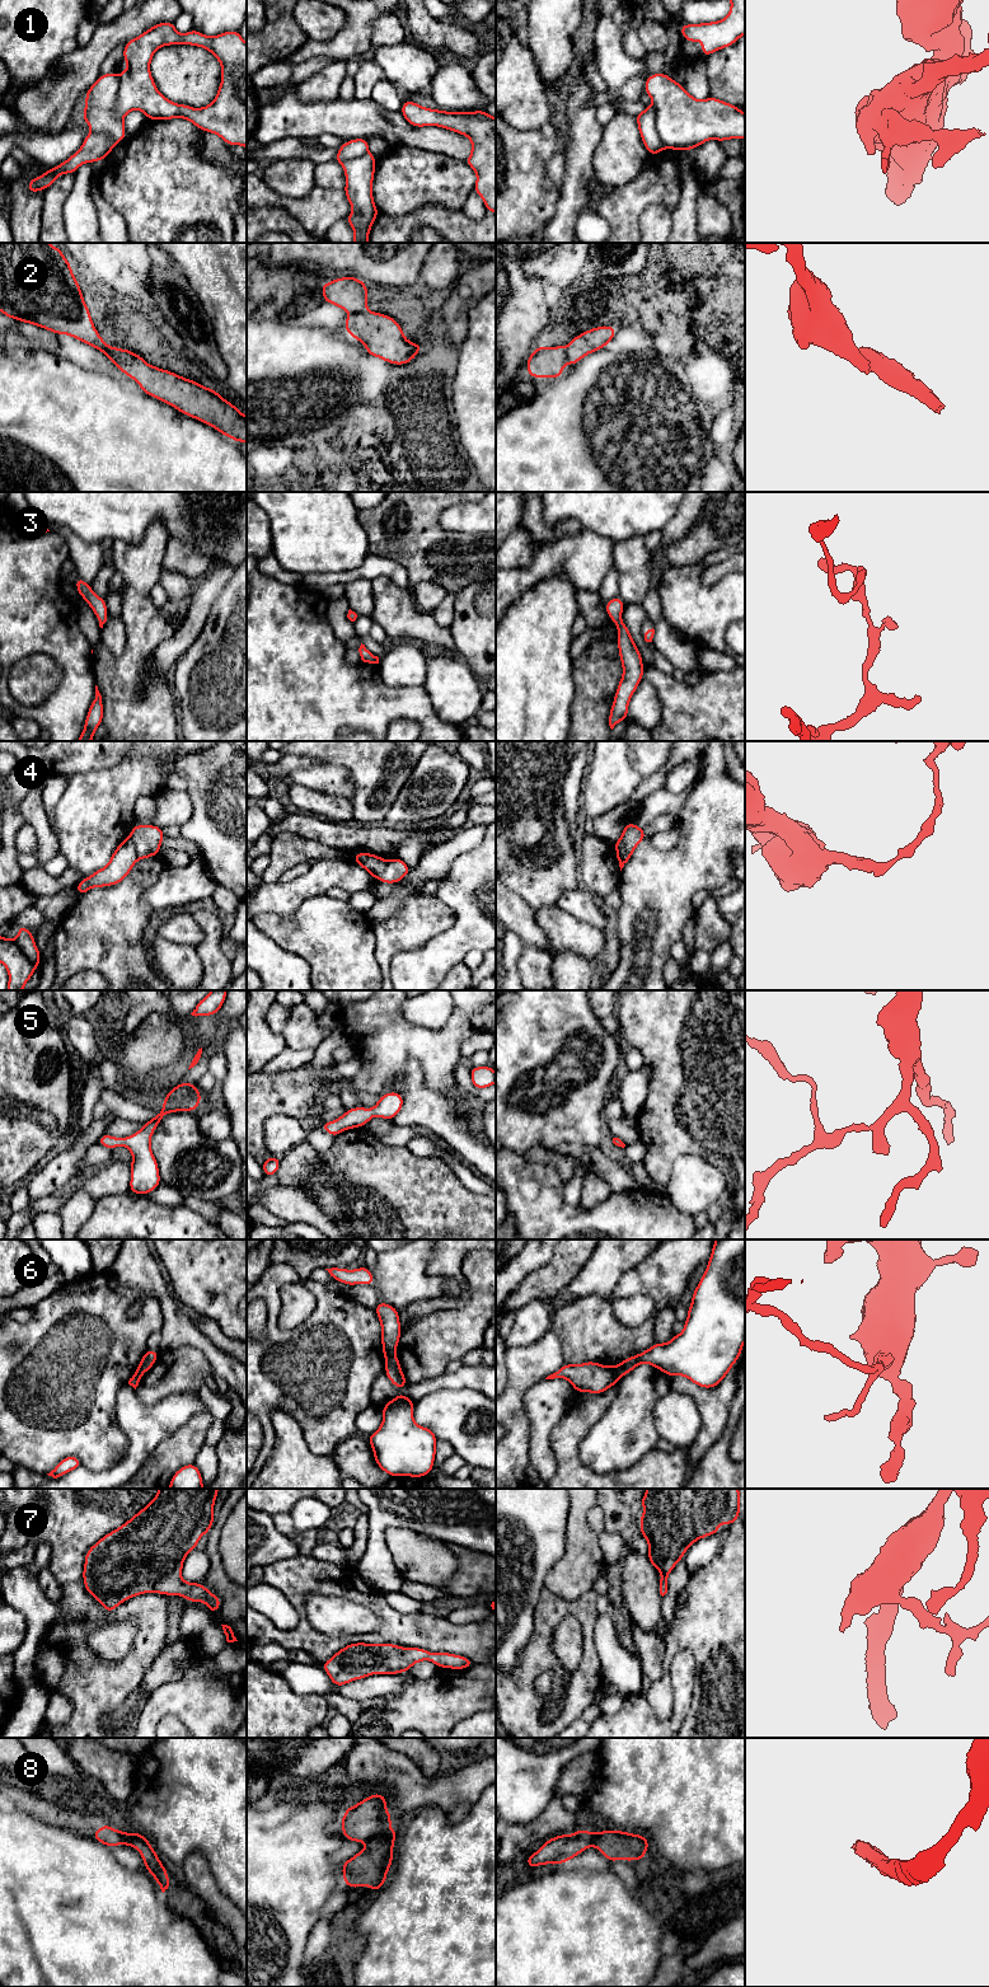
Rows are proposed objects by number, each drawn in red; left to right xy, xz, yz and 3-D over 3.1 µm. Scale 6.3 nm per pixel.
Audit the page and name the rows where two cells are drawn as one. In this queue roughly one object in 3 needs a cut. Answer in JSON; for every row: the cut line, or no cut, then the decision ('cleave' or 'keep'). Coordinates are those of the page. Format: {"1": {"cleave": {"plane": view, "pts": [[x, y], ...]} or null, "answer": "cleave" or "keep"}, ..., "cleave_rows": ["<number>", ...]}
{"1": {"cleave": {"plane": "yz", "pts": [[654, 103], [655, 129], [665, 146]]}, "answer": "cleave"}, "2": {"cleave": {"plane": "xy", "pts": [[109, 347], [113, 362]]}, "answer": "cleave"}, "3": {"cleave": null, "answer": "keep"}, "4": {"cleave": {"plane": "xy", "pts": [[129, 835], [139, 857]]}, "answer": "cleave"}, "5": {"cleave": null, "answer": "keep"}, "6": {"cleave": {"plane": "yz", "pts": [[612, 1367], [619, 1377]]}, "answer": "cleave"}, "7": {"cleave": null, "answer": "keep"}, "8": {"cleave": {"plane": "xz", "pts": [[389, 1828], [378, 1833], [368, 1842]]}, "answer": "cleave"}, "cleave_rows": ["1", "2", "4", "6", "8"]}

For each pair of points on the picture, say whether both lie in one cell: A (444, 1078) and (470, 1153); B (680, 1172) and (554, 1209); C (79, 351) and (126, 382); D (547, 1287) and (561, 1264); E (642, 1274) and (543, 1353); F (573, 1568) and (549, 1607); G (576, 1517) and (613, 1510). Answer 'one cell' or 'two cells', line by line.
A: two cells
B: two cells
C: one cell
D: one cell
E: two cells
F: two cells
G: two cells

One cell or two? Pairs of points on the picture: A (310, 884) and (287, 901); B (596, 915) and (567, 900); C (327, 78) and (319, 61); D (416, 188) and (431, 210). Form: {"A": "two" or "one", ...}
{"A": "one", "B": "one", "C": "two", "D": "two"}

